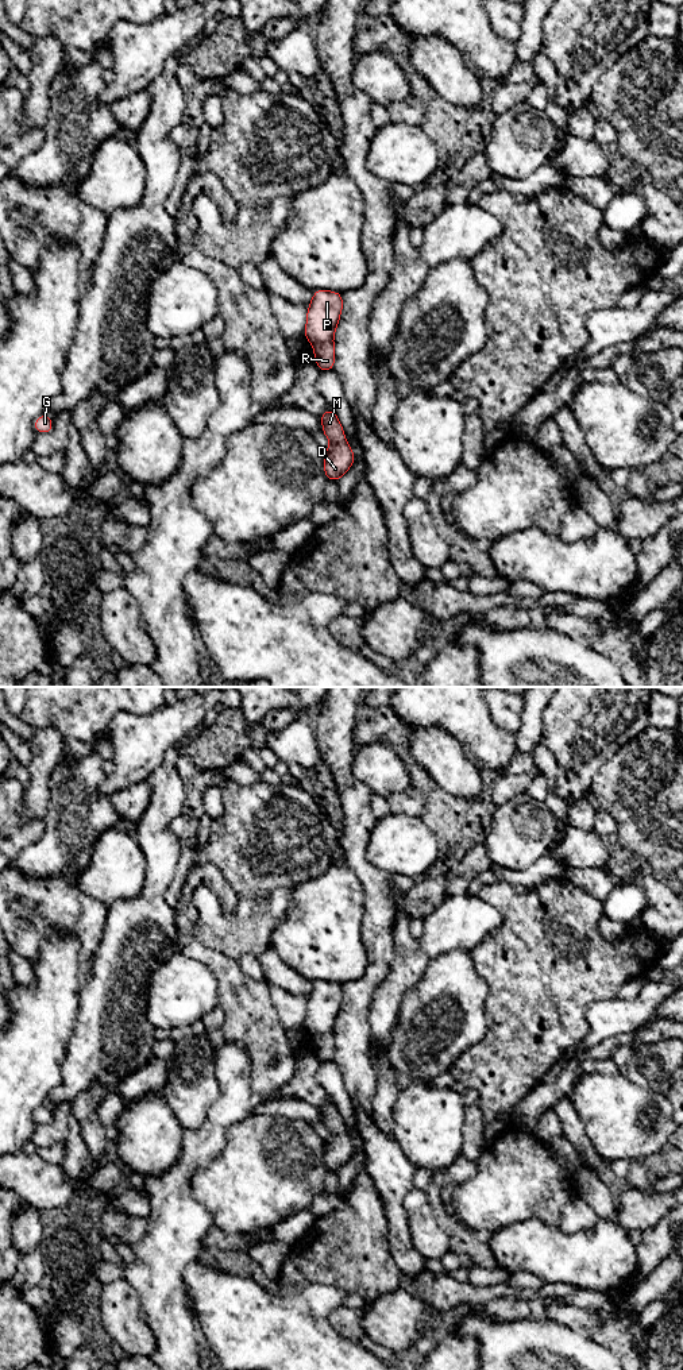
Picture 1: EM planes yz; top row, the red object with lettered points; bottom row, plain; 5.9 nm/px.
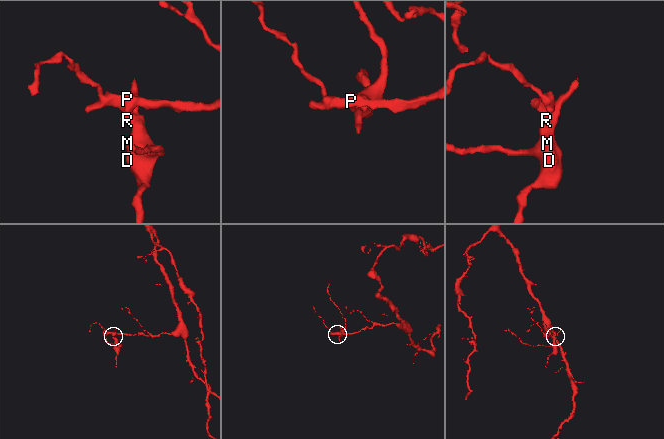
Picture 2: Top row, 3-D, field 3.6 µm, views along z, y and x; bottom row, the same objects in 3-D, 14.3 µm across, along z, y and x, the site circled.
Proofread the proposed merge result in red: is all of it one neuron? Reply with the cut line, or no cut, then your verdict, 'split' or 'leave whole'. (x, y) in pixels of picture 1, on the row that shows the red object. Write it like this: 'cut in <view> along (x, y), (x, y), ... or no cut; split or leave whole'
cut in yz along (332, 340), (313, 346); split

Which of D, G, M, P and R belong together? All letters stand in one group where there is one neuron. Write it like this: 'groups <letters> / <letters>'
groups D G M R / P

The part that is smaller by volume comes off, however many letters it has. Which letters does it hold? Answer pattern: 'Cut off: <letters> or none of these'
Cut off: D, G, M, R

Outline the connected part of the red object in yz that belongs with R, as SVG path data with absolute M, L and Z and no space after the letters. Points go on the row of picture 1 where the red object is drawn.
M333 341L317 343L313 346L315 362L320 373L333 370L336 354Z

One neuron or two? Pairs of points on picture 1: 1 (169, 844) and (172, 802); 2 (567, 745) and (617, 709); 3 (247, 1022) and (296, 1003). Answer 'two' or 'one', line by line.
1: one
2: one
3: two

